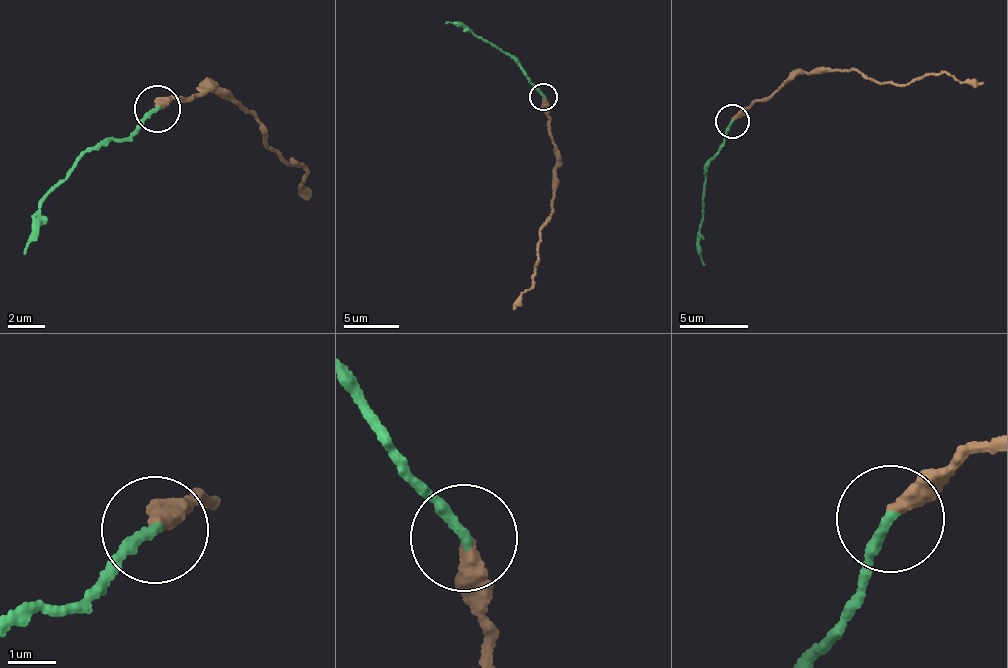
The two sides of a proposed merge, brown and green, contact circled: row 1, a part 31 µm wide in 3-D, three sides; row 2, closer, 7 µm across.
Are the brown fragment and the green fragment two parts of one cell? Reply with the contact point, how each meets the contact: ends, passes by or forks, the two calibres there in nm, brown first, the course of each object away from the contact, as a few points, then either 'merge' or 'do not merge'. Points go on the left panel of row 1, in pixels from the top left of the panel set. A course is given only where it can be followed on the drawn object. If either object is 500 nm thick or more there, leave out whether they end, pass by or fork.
at (157, 109); brown ends there; green ends there; 400 nm thick on the brown side, 240 nm on the other; brown runs (157, 106), (190, 102), (212, 87), (242, 103), (257, 114), (265, 144), (307, 171), (304, 198); green runs (157, 110), (119, 137), (81, 157), (38, 205), (24, 255); do not merge

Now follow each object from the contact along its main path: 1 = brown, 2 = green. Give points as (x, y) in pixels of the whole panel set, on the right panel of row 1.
1: (733, 119), (801, 74), (840, 67), (858, 67), (879, 82), (913, 82), (927, 73), (949, 73), (984, 84)
2: (733, 122), (710, 156), (705, 181), (701, 226), (704, 266)

